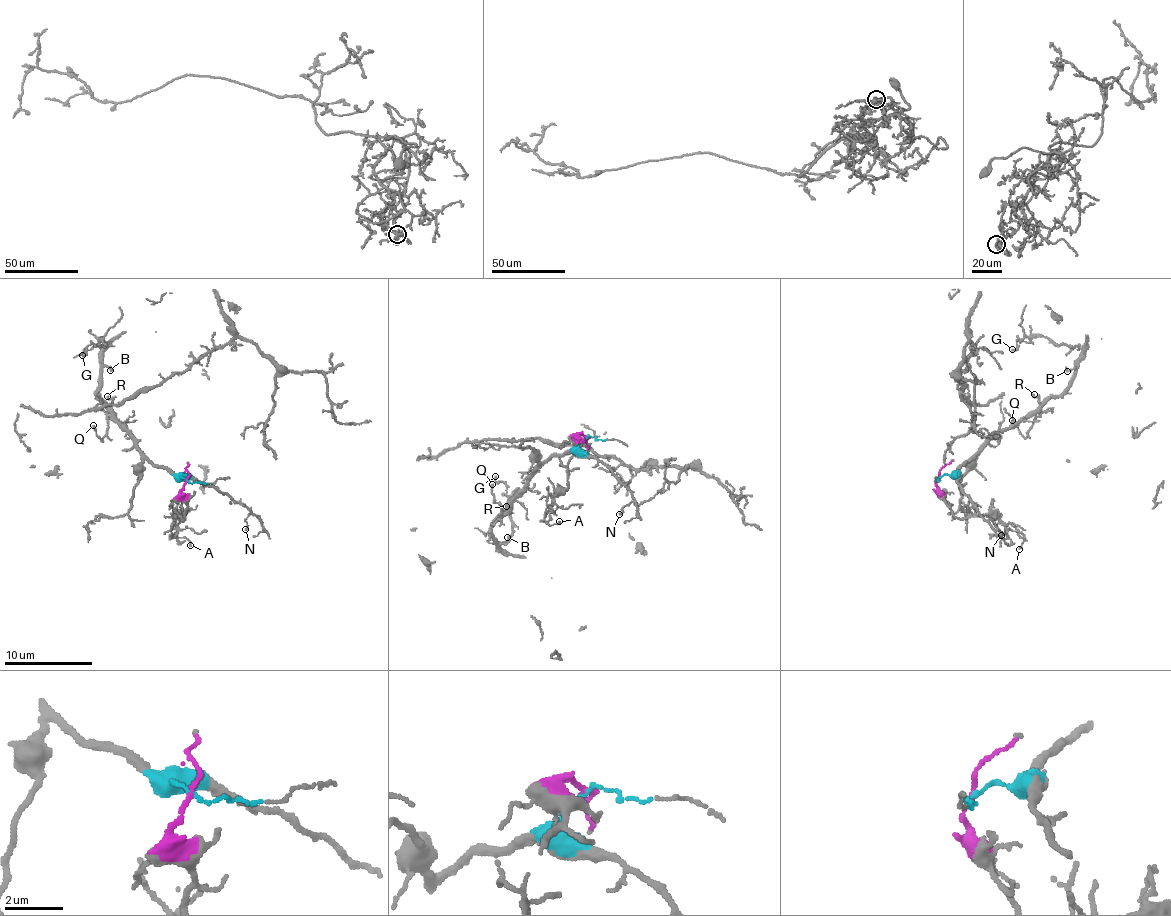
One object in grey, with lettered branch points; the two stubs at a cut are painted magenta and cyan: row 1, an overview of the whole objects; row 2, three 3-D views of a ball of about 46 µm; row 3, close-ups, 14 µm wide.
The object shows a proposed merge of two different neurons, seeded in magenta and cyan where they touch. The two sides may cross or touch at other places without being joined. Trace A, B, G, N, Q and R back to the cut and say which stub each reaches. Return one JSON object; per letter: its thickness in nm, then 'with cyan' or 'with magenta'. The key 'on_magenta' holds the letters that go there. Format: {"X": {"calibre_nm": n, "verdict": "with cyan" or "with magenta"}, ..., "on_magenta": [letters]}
{"A": {"calibre_nm": 110, "verdict": "with magenta"}, "B": {"calibre_nm": 150, "verdict": "with cyan"}, "G": {"calibre_nm": 140, "verdict": "with cyan"}, "N": {"calibre_nm": 120, "verdict": "with cyan"}, "Q": {"calibre_nm": 170, "verdict": "with cyan"}, "R": {"calibre_nm": 80, "verdict": "with cyan"}, "on_magenta": ["A"]}

